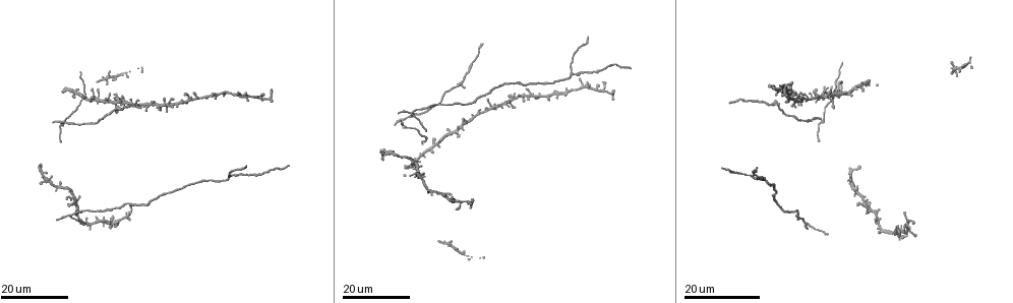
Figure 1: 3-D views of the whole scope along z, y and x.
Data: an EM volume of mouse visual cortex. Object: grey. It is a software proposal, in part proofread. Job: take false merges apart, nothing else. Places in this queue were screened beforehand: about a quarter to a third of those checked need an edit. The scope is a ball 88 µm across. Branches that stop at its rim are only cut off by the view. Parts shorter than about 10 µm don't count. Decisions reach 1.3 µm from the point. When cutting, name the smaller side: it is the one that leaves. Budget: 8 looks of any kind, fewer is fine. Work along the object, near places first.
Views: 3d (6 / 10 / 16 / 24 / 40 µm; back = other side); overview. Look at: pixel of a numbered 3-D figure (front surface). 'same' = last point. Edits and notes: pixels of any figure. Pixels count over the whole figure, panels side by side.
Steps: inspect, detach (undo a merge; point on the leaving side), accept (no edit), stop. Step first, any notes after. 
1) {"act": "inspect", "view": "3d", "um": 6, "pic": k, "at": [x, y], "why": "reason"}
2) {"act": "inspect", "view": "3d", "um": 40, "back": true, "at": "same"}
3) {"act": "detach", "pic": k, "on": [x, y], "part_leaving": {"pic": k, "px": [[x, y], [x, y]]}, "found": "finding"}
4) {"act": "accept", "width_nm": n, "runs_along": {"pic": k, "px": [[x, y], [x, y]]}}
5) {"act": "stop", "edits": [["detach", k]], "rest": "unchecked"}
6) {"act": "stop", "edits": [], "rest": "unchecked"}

{"act": "inspect", "view": "3d", "um": 16, "pic": 1, "at": [435, 144], "why": "four arms meet"}

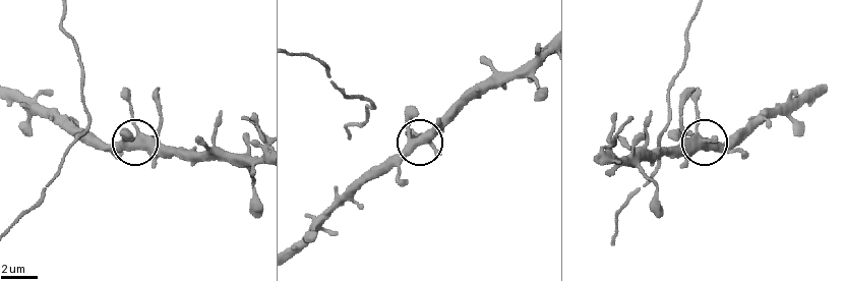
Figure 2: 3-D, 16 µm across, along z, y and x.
{"act": "inspect", "view": "3d", "um": 6, "pic": 2, "at": [135, 147]}

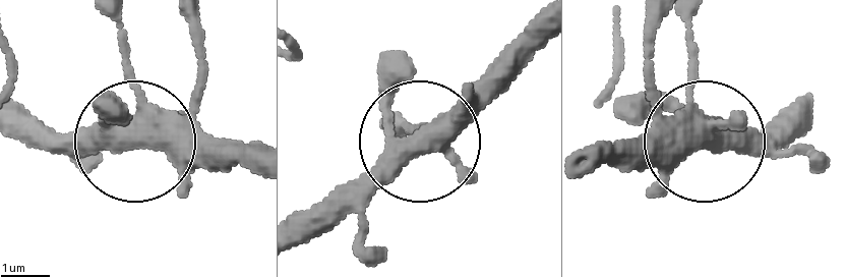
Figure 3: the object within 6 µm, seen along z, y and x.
{"act": "accept", "side_arm_um": 55, "found": "all the same cell"}

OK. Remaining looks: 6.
{"act": "inspect", "view": "3d", "um": 24, "pic": 1, "at": [861, 202], "why": "four arms meet"}

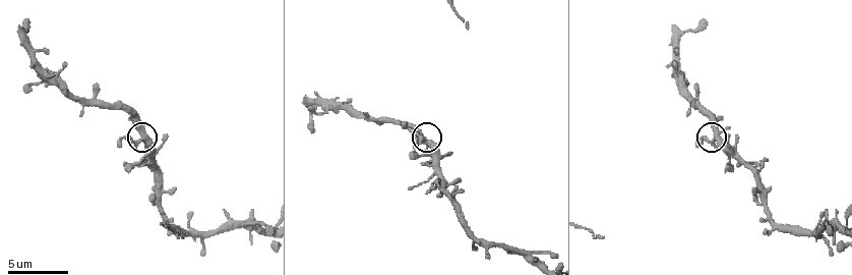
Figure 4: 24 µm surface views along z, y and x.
{"act": "inspect", "view": "3d", "um": 6, "pic": 4, "at": [716, 140], "why": "closer look"}

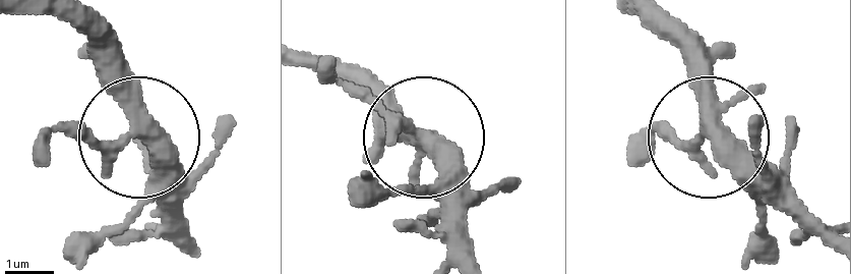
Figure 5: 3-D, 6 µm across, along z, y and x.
{"act": "accept", "width_nm": 320, "runs_along": {"pic": 5, "px": [[69, 22], [186, 225]]}, "found": "continuous, no second cell"}

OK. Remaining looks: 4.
{"act": "inspect", "view": "3d", "um": 10, "pic": 4, "at": [354, 115]}

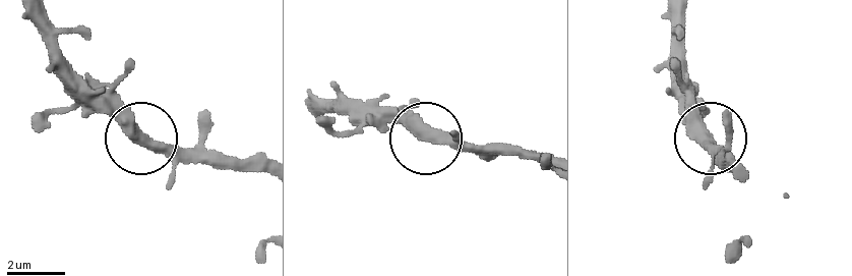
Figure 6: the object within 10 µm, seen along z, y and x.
{"act": "accept", "runs_along": {"pic": 6, "px": [[705, 135], [695, 84]]}, "found": "all the same cell"}

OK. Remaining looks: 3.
{"act": "inspect", "view": "3d", "um": 16, "pic": 1, "at": [573, 72], "why": "a fork"}

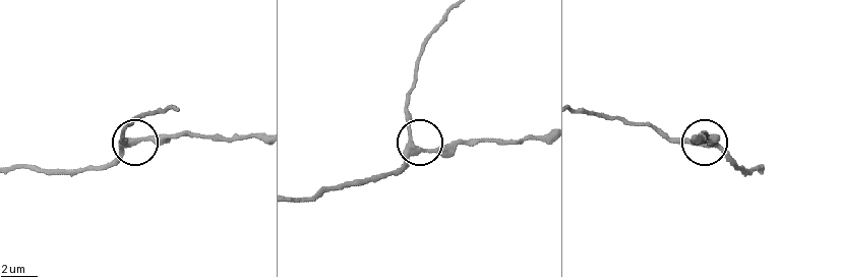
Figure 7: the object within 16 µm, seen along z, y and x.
{"act": "inspect", "view": "3d", "um": 10, "pic": 7, "at": [132, 143], "why": "zoom in"}

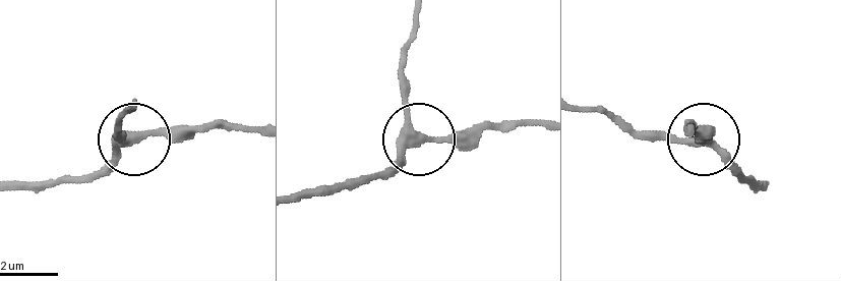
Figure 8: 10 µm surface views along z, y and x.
{"act": "accept", "width_nm": 290, "runs_along": {"pic": 8, "px": [[767, 183], [742, 174], [709, 143], [623, 132]]}, "found": "one cell here"}

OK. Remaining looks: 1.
{"act": "stop", "edits": [], "rest": "unchecked"}

